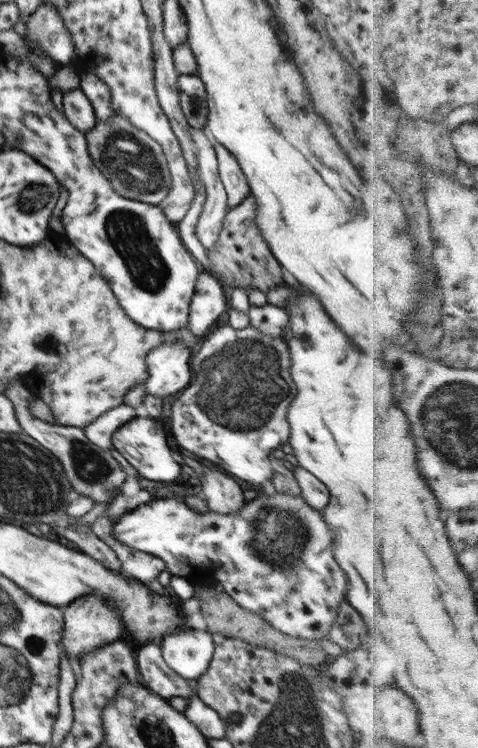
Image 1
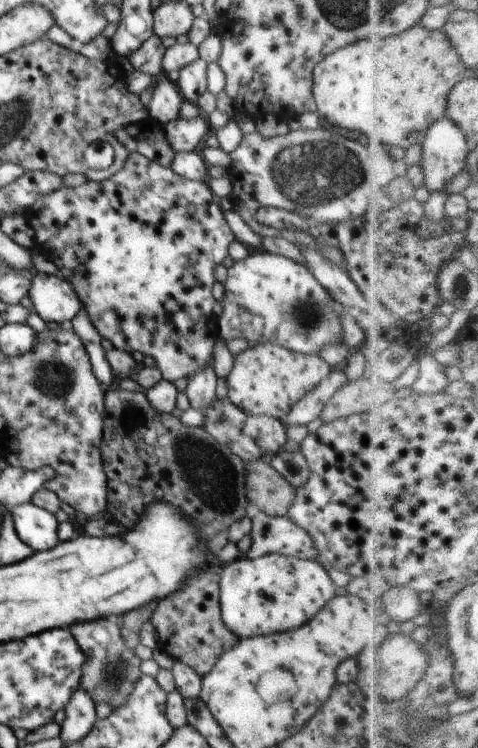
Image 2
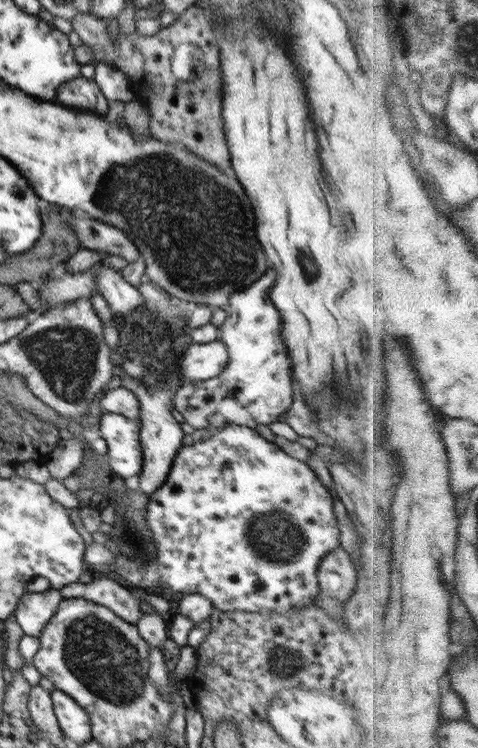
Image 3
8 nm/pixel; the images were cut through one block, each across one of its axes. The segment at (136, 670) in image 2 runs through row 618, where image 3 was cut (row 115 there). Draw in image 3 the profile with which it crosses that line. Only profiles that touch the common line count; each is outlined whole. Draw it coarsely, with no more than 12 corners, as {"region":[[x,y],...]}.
{"region":[[79,75],[57,90],[66,108],[107,116],[108,100]]}

